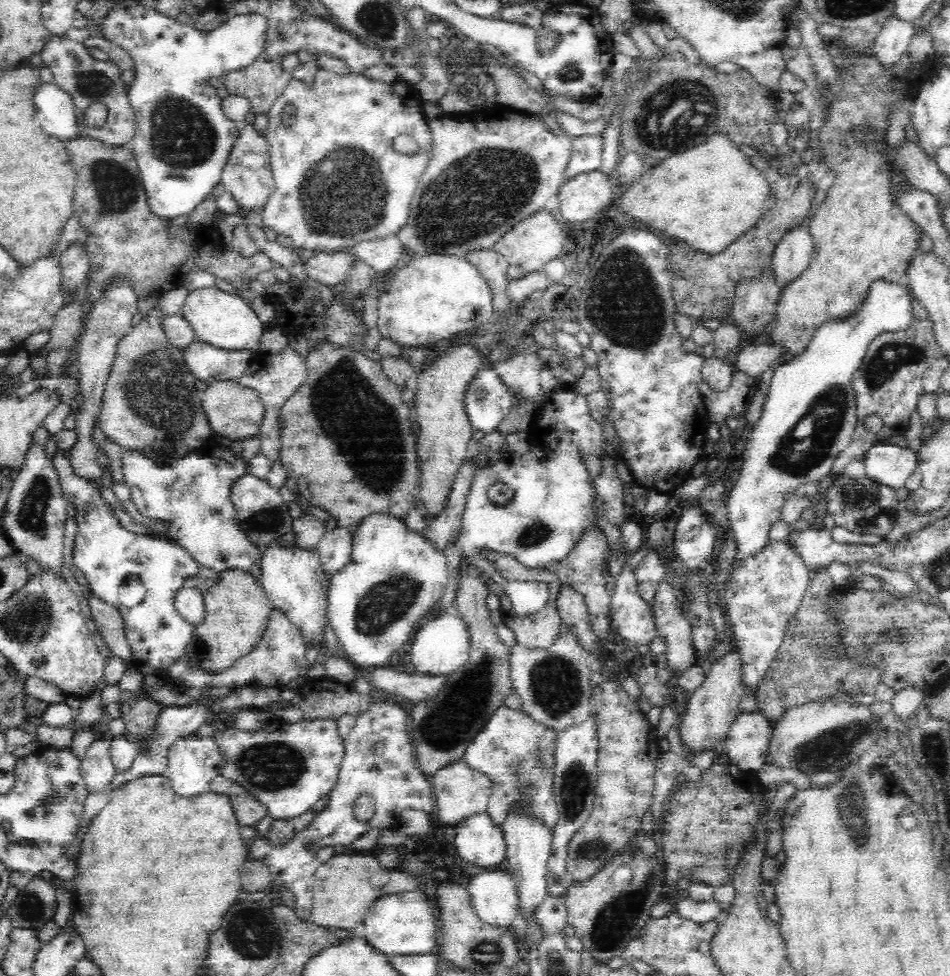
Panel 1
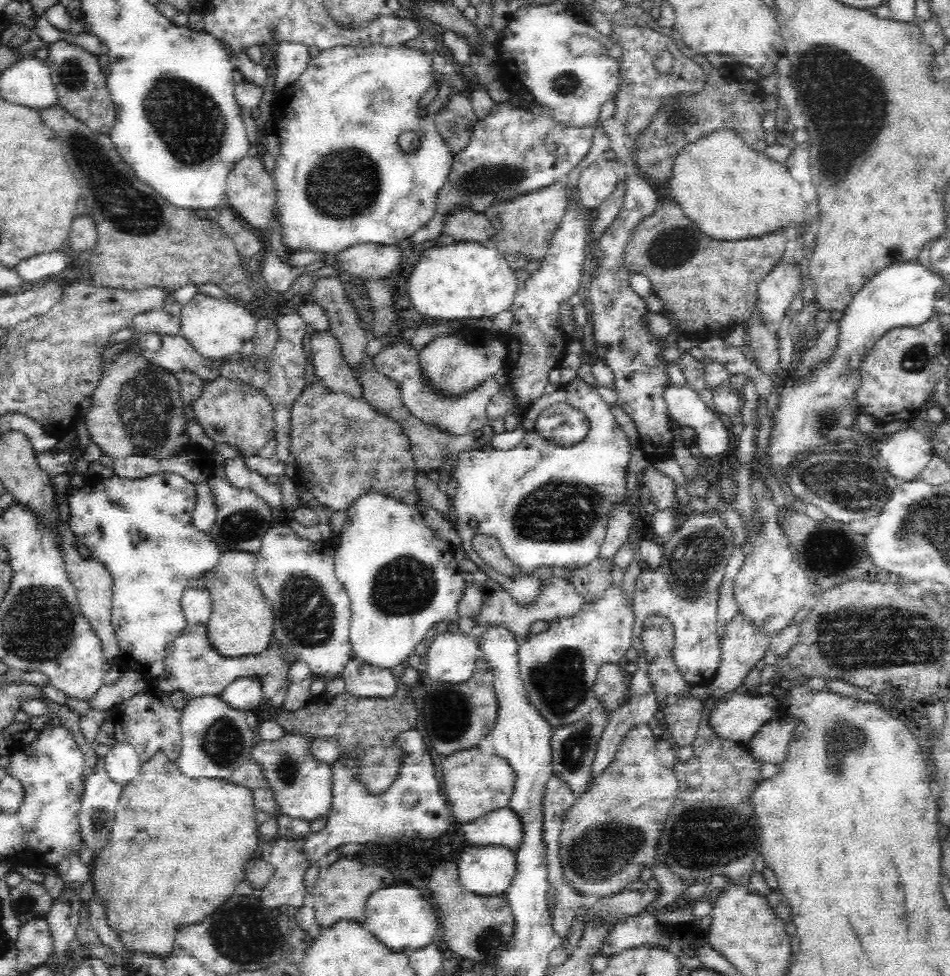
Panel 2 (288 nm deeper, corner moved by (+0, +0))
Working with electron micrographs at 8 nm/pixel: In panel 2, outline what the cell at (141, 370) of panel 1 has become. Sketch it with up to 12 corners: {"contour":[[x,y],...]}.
{"contour":[[134,346],[82,416],[114,460],[190,444],[178,378]]}

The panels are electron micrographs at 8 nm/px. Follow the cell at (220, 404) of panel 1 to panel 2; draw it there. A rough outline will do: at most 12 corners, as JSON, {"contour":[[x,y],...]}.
{"contour":[[206,380],[196,422],[216,444],[258,456],[276,438],[266,394]]}

